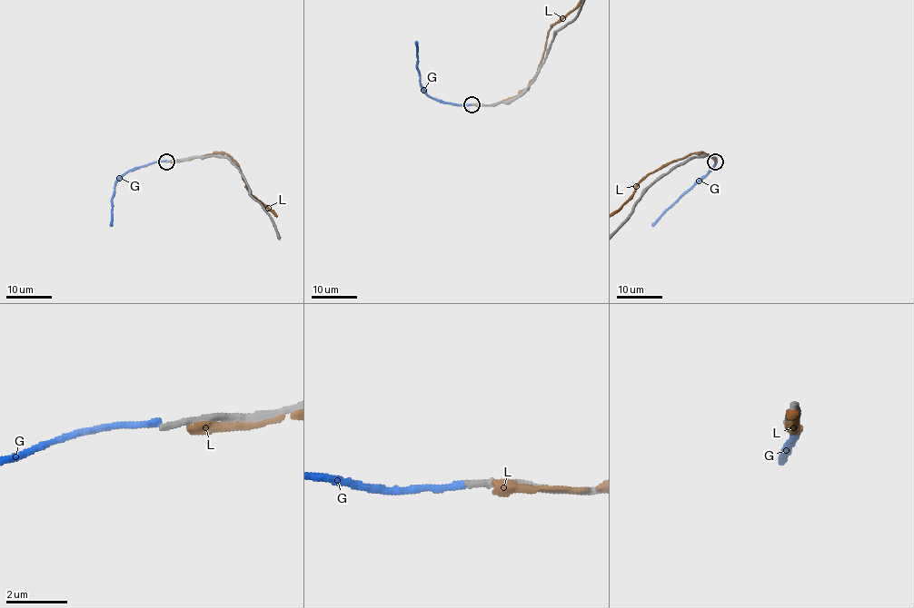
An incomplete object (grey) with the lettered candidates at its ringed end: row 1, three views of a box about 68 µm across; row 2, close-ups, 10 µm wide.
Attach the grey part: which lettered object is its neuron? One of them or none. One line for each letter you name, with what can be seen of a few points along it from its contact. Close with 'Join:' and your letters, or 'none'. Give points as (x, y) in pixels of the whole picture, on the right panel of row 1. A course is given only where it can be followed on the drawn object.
Join: none

